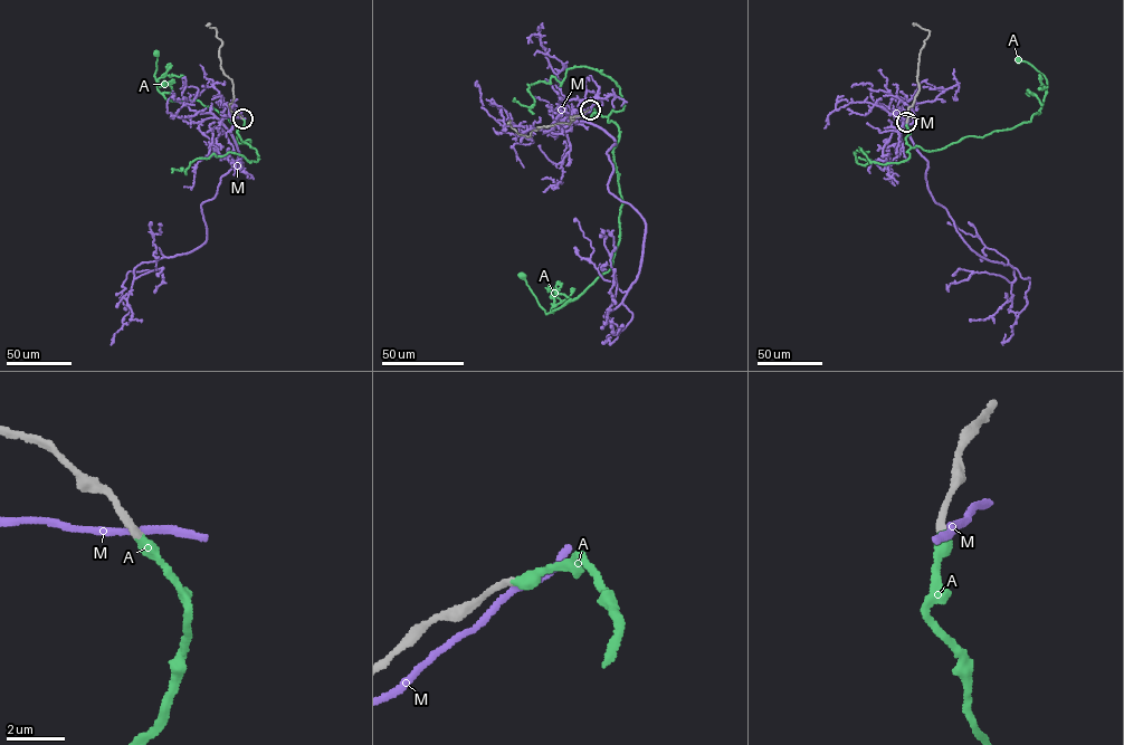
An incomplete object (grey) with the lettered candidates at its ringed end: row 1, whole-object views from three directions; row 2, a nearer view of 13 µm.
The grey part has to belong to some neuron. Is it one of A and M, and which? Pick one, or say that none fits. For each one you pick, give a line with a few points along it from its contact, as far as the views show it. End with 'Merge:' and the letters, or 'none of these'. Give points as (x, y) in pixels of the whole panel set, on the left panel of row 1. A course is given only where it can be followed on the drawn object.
A: via (243, 118), (237, 133), (248, 143), (237, 142), (236, 125), (212, 107), (169, 101), (158, 88), (156, 53)
Merge: A

